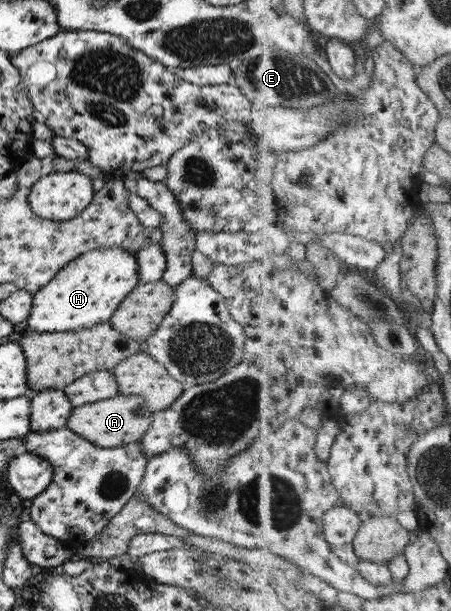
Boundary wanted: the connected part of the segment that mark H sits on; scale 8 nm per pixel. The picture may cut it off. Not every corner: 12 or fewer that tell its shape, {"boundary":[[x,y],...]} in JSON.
{"boundary":[[93,248],[31,300],[33,333],[107,322],[138,284],[136,256]]}

